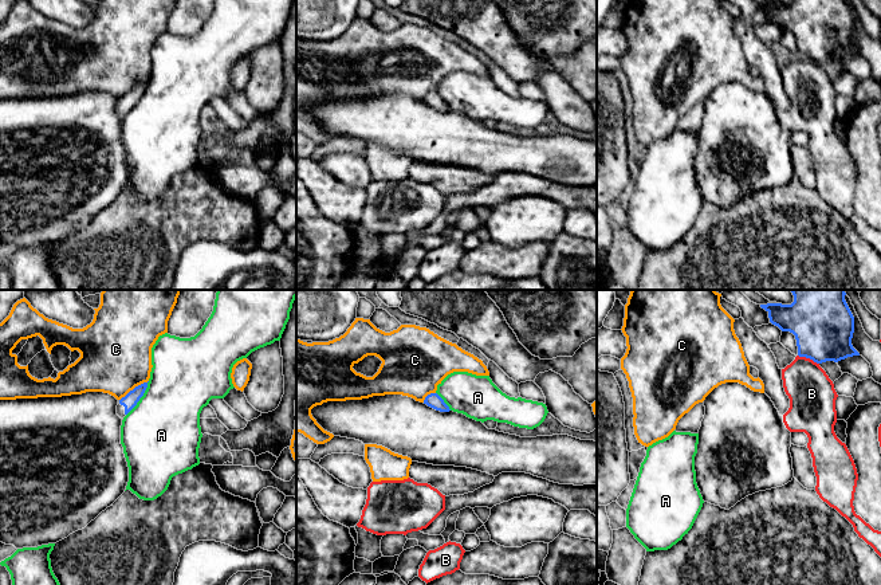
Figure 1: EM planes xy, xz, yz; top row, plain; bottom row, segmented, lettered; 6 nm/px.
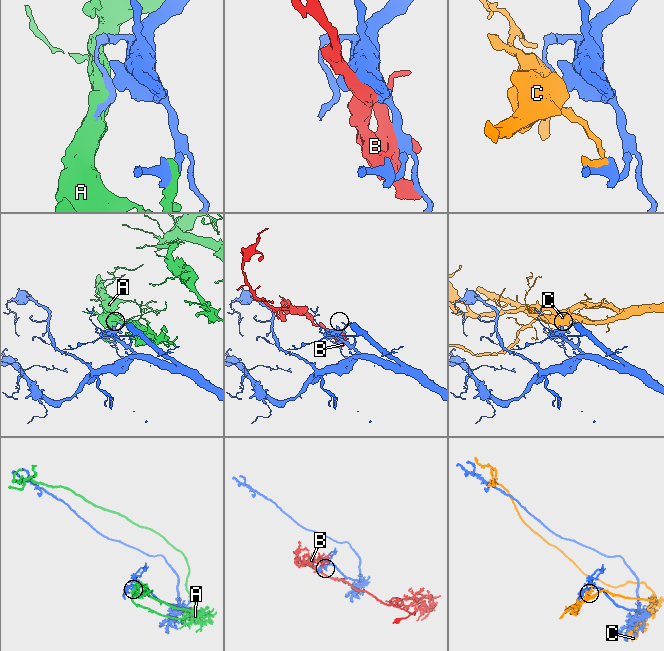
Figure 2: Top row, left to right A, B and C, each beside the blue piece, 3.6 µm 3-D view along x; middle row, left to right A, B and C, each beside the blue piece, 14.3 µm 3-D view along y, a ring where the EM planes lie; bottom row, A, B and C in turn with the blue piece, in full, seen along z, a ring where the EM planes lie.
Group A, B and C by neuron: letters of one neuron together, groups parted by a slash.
A / B / C

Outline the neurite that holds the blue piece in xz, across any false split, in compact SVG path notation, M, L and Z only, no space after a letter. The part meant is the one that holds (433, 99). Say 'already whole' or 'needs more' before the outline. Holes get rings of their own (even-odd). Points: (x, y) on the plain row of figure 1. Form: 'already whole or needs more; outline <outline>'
already whole; outline M437 93L428 94L424 99L424 103L440 111L451 110L449 106L444 102L444 99Z

